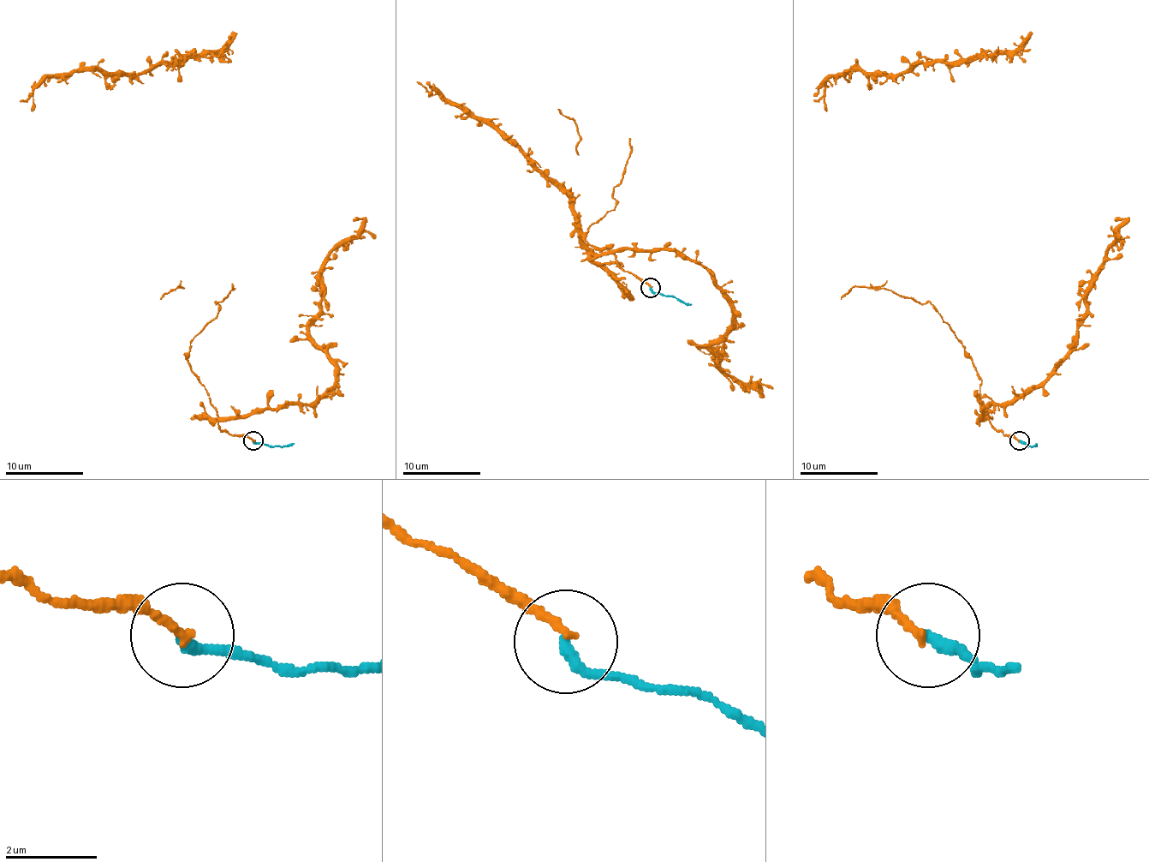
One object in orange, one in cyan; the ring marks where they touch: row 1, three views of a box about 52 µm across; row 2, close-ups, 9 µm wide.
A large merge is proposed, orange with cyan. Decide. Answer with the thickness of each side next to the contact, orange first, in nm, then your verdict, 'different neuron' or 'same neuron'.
190 nm thick on the orange side, 260 nm on the other; same neuron

